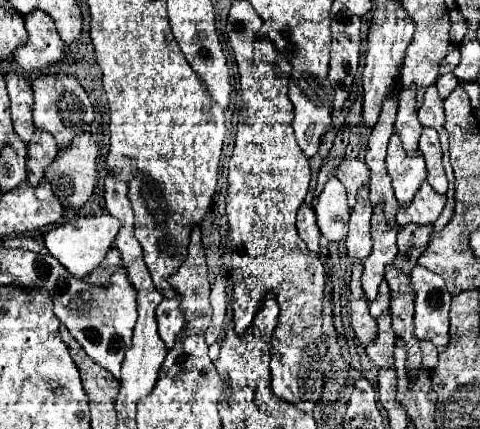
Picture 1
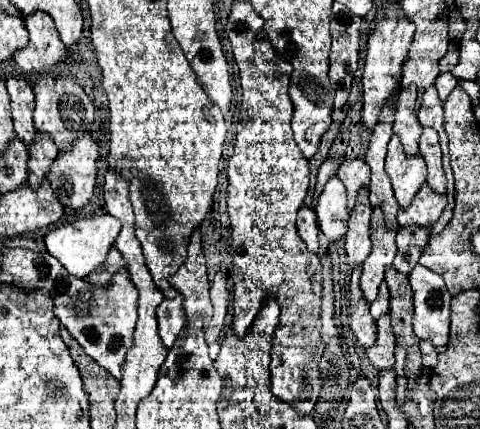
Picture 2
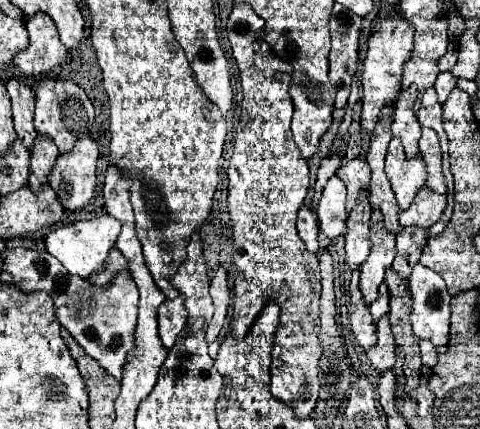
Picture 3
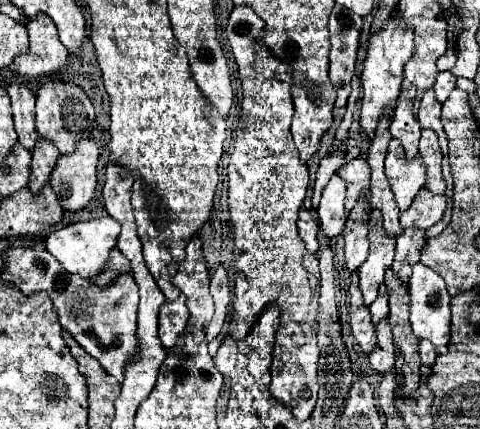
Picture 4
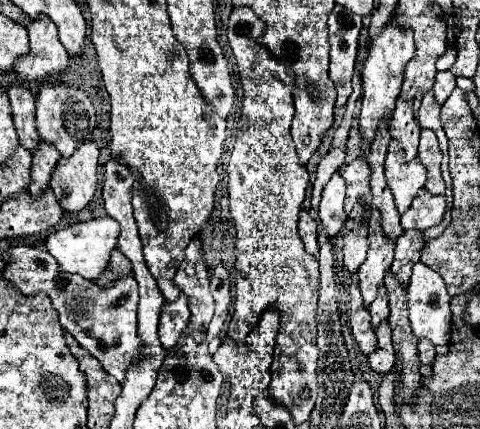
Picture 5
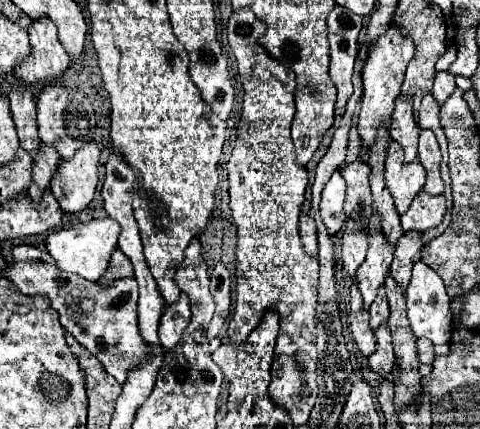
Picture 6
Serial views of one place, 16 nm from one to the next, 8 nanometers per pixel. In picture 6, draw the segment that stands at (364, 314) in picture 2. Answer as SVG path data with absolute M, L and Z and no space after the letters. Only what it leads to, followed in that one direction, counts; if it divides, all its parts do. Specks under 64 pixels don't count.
M360 310L360 312L352 314L352 318L350 318L350 334L364 356L370 356L376 350L376 340L368 326L368 320L370 320L370 314L366 310Z

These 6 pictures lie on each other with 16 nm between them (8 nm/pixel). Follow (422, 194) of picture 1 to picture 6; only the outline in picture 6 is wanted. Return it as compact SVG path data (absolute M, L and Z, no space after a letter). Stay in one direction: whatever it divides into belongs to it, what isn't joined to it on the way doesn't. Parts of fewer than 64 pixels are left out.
M420 190L410 208L404 212L404 216L400 216L402 228L406 232L424 232L428 228L436 228L442 222L444 212L444 196L428 196L424 190Z

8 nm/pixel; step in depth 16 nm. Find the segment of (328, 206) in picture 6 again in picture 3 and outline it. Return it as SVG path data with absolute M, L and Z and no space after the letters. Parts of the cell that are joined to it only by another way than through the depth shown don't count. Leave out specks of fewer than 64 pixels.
M334 174L334 176L328 180L328 184L324 186L320 204L318 204L318 208L316 208L320 230L322 230L322 232L326 234L326 238L330 238L330 240L342 236L344 230L346 230L348 214L346 214L344 202L346 202L346 186L344 186L344 182Z

